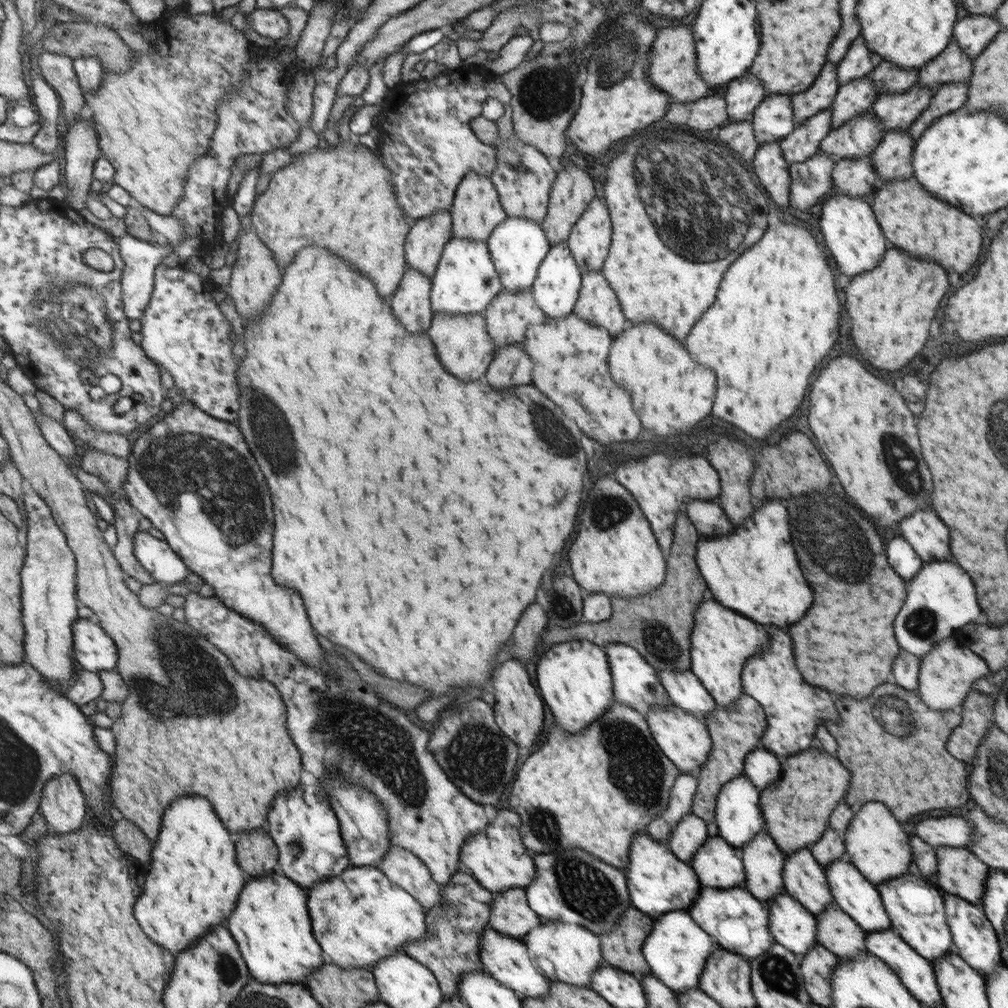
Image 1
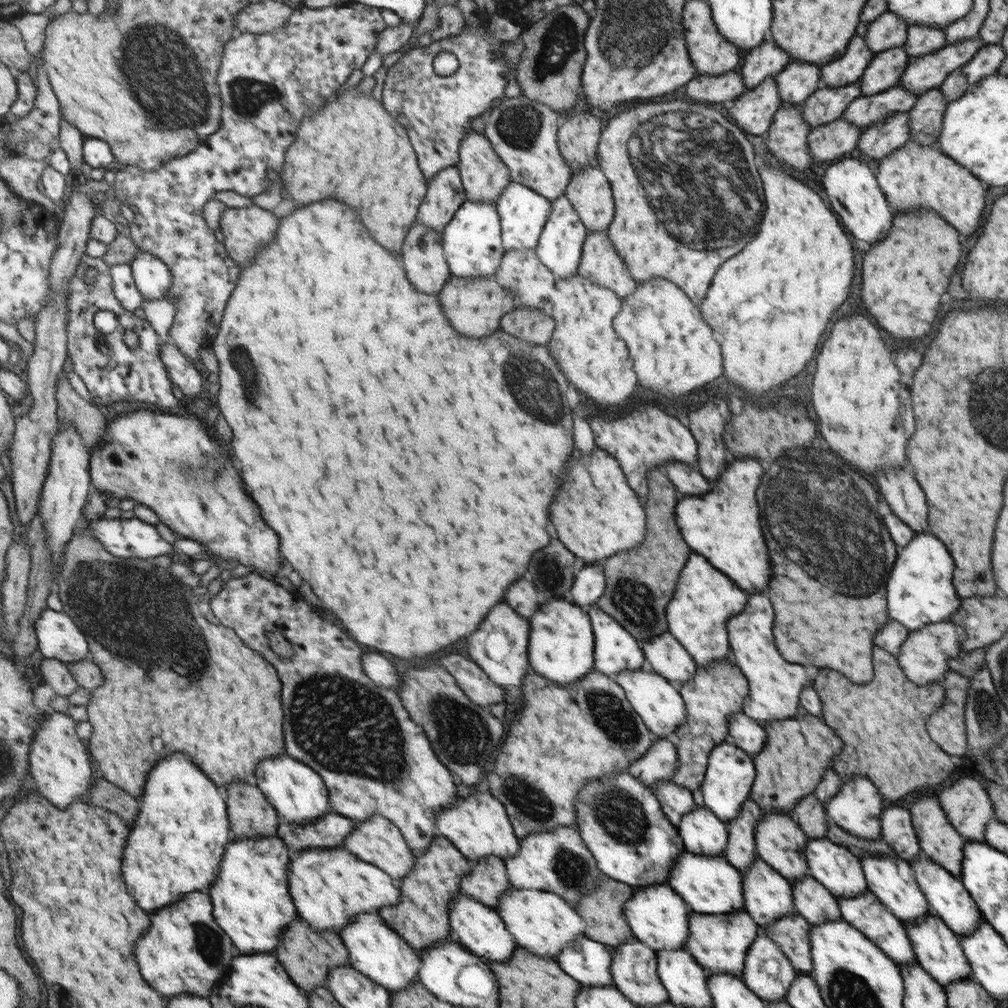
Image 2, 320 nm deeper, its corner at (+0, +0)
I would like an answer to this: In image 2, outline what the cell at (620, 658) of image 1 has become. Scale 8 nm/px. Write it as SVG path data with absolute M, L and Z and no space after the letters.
M595 605L588 611L596 639L597 671L615 681L617 673L646 665L643 650L632 633Z

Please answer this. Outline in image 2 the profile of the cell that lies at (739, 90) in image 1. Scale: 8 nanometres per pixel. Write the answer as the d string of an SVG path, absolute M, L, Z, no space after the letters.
M771 39L748 50L745 53L743 65L738 70L741 73L745 90L752 89L768 76L773 77L779 71L783 71L790 61L789 56L773 44Z

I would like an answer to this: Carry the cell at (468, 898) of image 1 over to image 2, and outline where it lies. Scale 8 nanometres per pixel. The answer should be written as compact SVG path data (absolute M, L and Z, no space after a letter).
M435 837L432 845L421 852L415 851L416 861L409 874L399 882L399 889L403 894L400 903L380 908L379 914L418 952L432 947L433 943L449 939L452 933L450 921L450 902L461 892L462 880L471 872L472 862L447 837Z

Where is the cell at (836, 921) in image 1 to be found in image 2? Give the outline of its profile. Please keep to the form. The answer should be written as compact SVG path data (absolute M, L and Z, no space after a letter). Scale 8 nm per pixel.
M811 875L796 878L790 887L793 910L804 917L811 926L841 919L837 898Z

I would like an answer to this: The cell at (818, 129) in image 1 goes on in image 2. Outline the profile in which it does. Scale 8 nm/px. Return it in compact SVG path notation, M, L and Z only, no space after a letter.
M859 80L840 87L820 86L802 104L802 119L813 127L842 116L845 107L859 97Z

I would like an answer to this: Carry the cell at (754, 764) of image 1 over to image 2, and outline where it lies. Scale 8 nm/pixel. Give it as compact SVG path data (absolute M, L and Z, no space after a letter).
M732 714L728 720L728 741L743 749L749 756L761 750L765 742L765 731L756 720L745 714Z

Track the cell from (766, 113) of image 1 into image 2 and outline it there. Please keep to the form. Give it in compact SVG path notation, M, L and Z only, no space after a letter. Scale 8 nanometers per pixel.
M790 61L774 77L780 106L801 105L821 86L821 67L807 62Z

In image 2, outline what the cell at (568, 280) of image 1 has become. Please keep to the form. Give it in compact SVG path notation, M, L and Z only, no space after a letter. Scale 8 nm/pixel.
M563 194L553 200L553 216L549 217L549 224L545 225L545 232L540 232L541 244L536 244L538 259L552 272L556 279L570 277L579 270L582 248L585 238L585 226L573 208L568 198Z

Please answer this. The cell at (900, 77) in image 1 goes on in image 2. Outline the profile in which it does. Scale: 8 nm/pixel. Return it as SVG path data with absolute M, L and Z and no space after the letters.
M919 23L909 25L903 46L907 53L907 60L927 56L945 46L945 32Z

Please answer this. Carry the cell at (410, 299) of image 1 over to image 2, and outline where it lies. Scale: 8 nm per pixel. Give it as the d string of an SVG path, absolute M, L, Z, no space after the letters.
M416 221L405 239L402 248L405 268L409 270L409 280L413 280L421 292L439 294L453 277L443 238L444 233Z

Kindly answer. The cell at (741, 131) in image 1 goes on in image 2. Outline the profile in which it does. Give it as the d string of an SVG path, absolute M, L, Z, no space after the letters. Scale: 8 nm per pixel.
M768 76L756 87L744 90L727 105L727 112L742 131L761 136L769 128L772 116L779 106L776 82L774 77Z

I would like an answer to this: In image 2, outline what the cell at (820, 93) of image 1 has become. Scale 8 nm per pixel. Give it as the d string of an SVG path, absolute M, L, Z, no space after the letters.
M862 34L853 36L842 56L821 67L821 86L840 87L859 80L872 60L871 54Z

